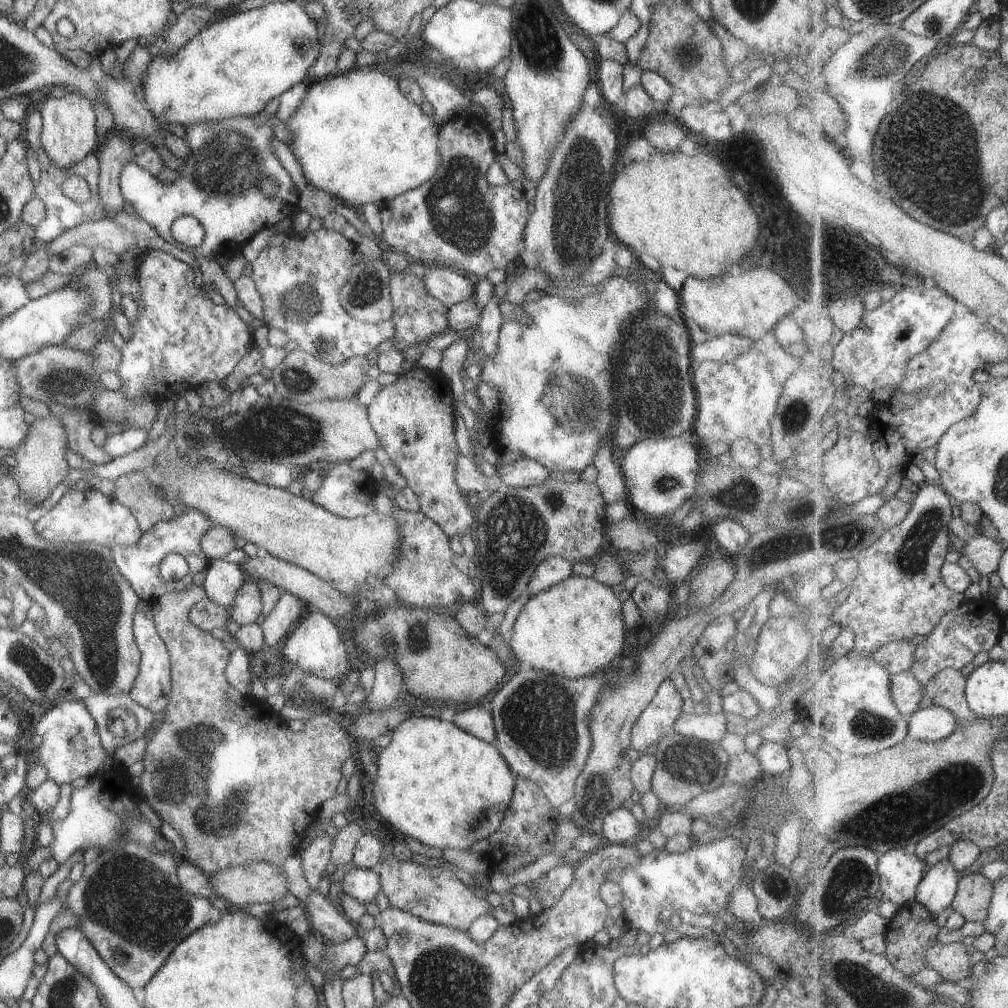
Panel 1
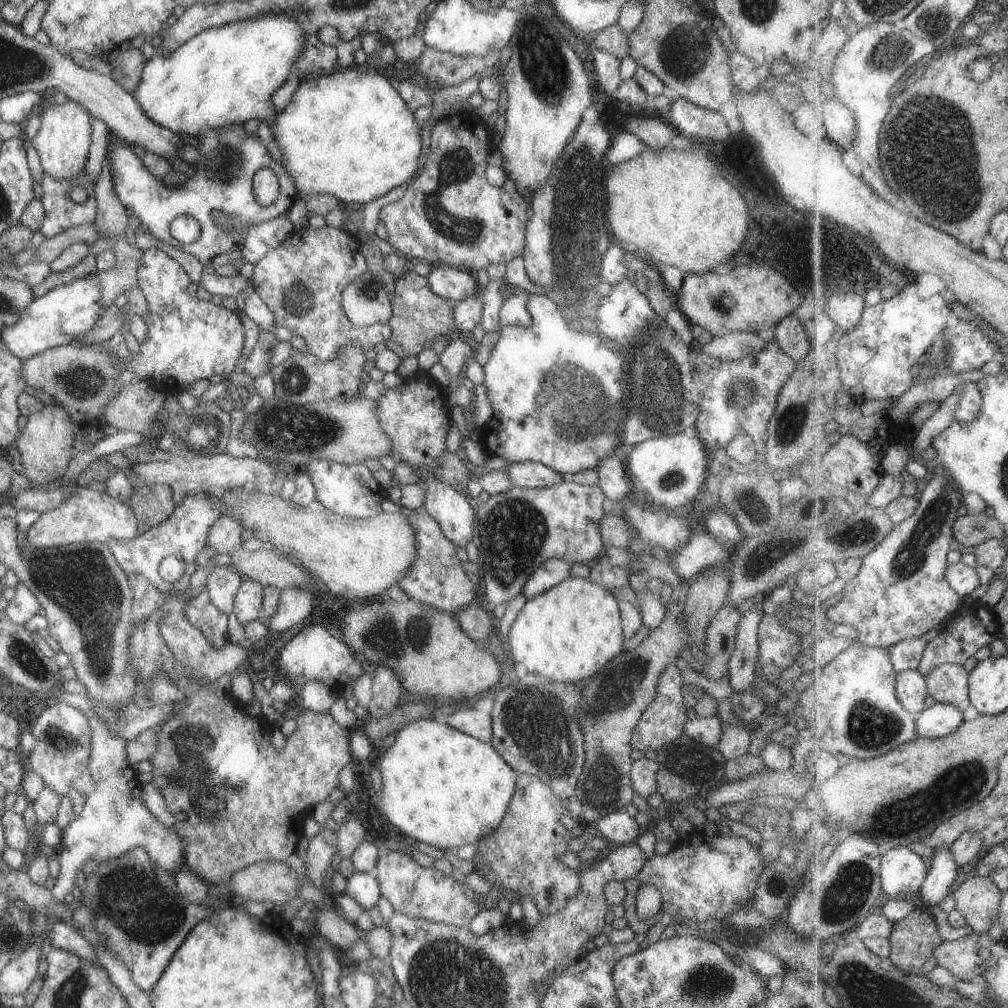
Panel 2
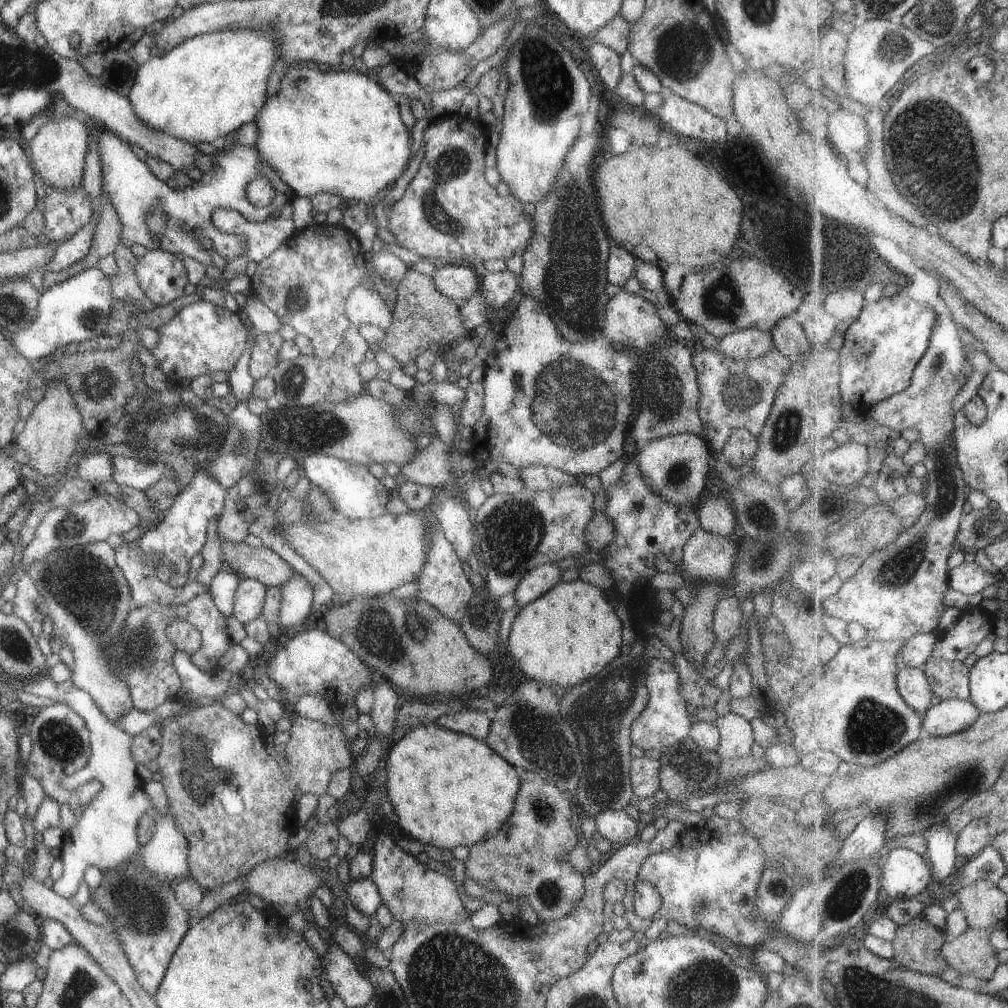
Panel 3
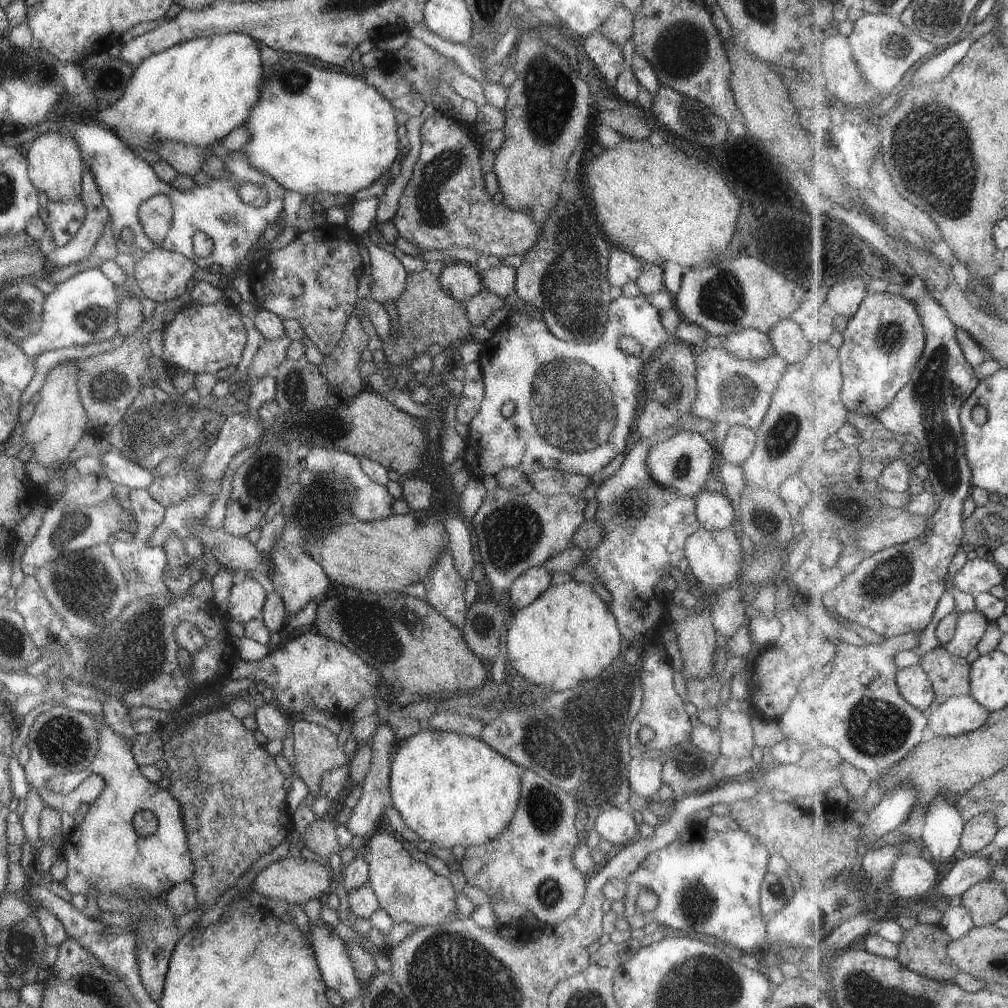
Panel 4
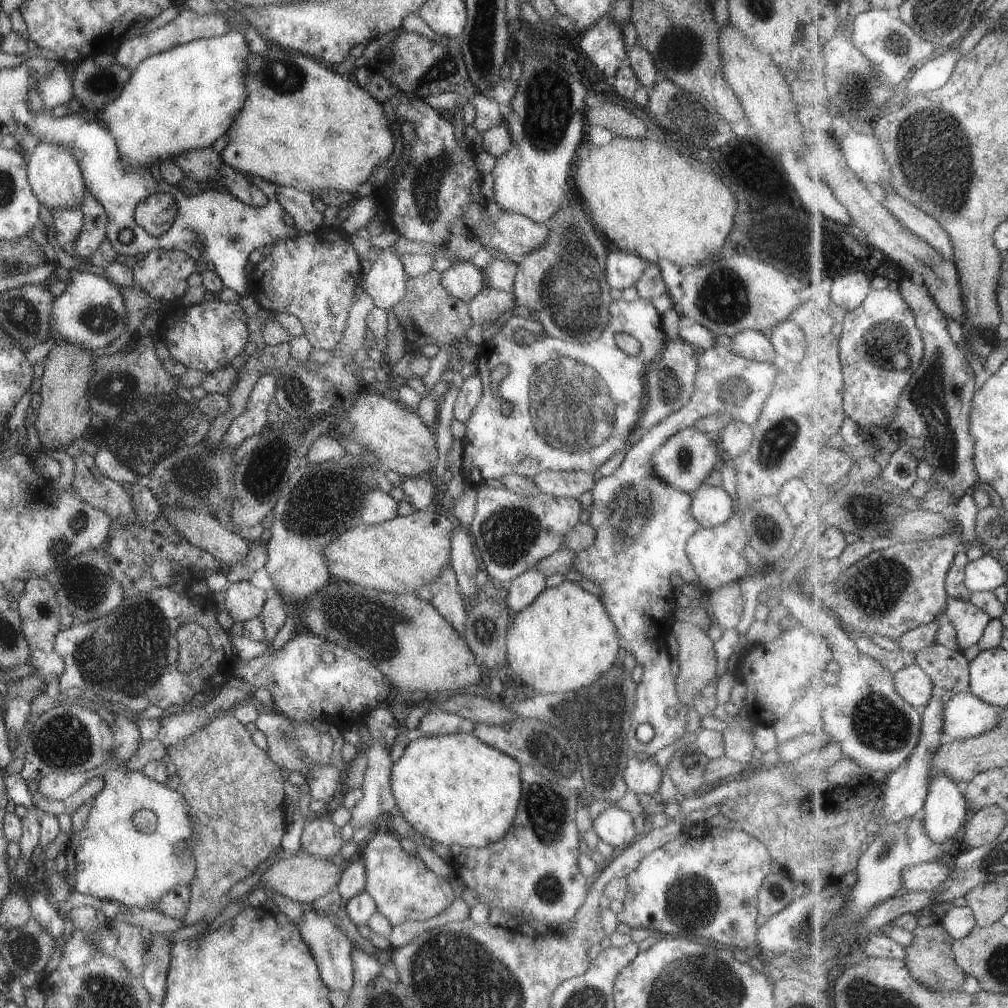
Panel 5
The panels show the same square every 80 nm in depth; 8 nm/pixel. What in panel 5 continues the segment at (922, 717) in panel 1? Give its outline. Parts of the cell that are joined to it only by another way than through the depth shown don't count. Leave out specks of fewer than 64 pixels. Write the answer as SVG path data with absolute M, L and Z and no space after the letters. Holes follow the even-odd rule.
M970 692L951 697L943 710L943 738L976 738L1001 722L1003 708L993 707Z

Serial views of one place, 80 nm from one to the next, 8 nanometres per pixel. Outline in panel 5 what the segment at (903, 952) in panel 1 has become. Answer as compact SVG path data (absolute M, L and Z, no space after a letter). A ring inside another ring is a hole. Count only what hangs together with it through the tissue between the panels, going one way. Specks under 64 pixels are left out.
M940 921L934 922L925 928L917 926L913 931L913 946L906 948L905 964L912 976L925 984L927 988L936 989L937 992L960 992L963 991L966 974L963 968L956 962L953 956L953 944L955 939L945 930Z

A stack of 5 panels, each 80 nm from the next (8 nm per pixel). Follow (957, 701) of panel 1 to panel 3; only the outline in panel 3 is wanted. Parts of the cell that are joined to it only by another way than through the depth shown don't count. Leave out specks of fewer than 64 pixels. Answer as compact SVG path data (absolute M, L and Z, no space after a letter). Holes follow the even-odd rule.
M930 659L925 667L933 693L941 700L970 700L970 673L972 668L965 662Z

